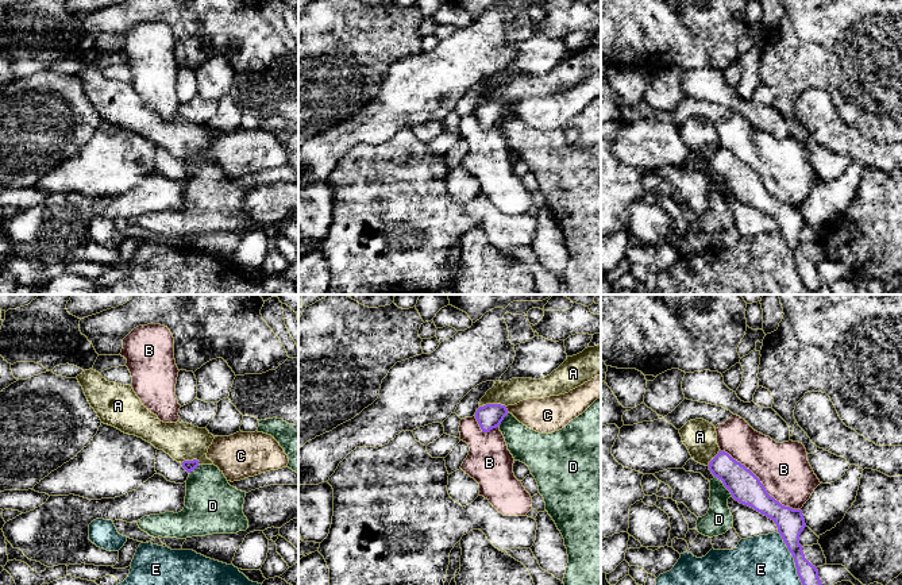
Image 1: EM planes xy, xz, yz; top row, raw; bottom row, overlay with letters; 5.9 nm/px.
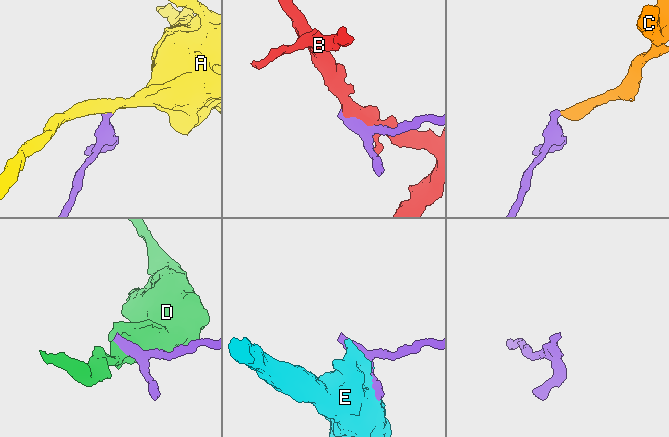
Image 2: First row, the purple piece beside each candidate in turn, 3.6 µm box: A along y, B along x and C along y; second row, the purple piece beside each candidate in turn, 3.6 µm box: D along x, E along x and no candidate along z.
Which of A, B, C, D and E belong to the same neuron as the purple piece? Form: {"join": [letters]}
{"join": ["C"]}

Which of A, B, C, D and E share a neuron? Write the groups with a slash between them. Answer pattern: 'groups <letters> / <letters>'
groups A / B / C / D / E

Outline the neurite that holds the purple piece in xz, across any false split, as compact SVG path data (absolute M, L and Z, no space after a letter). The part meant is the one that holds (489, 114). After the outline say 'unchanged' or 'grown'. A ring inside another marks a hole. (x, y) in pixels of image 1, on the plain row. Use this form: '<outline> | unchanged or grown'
M601 72L564 92L527 96L508 104L486 101L477 107L475 116L482 130L489 130L498 124L508 111L512 111L528 126L540 131L551 131L566 124L600 95Z | grown

